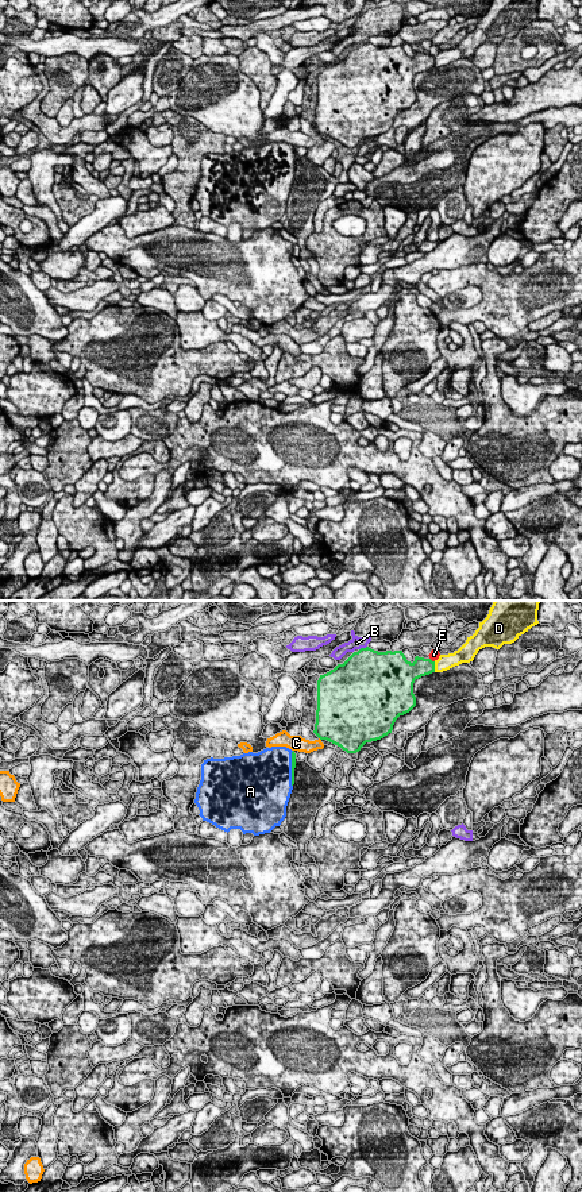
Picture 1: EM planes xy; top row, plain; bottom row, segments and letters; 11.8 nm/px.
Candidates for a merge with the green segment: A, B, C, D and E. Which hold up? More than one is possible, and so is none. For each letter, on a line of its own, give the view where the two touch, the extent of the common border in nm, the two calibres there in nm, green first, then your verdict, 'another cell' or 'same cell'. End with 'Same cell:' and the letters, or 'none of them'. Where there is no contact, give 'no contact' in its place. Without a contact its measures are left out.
A: meets green in xy; contact 440 nm long; 60 nm thick on the green side, 480 nm on the other; same cell
B: meets green in xy; contact 110 nm long; 480 nm thick on the green side, 160 nm on the other; another cell
C: no contact; another cell
D: meets green in xy; contact 130 nm long; 220 nm thick on the green side, 190 nm on the other; another cell
E: meets green in xy; contact 80 nm long; 220 nm thick on the green side, 120 nm on the other; another cell
Same cell: A

